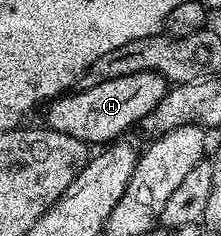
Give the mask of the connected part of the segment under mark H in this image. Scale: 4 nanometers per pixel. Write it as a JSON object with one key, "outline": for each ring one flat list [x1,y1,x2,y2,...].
{"outline":[[136,72,134,76,122,76,118,80,106,80,106,84,94,84,94,88,85,90,77,89,67,96,51,99,47,103,48,122,47,129,57,130,63,134,68,134,71,138,77,138,89,144,111,144,124,134,132,125,143,123,144,117,155,108,162,100,162,96,170,89,170,83,154,72]]}

